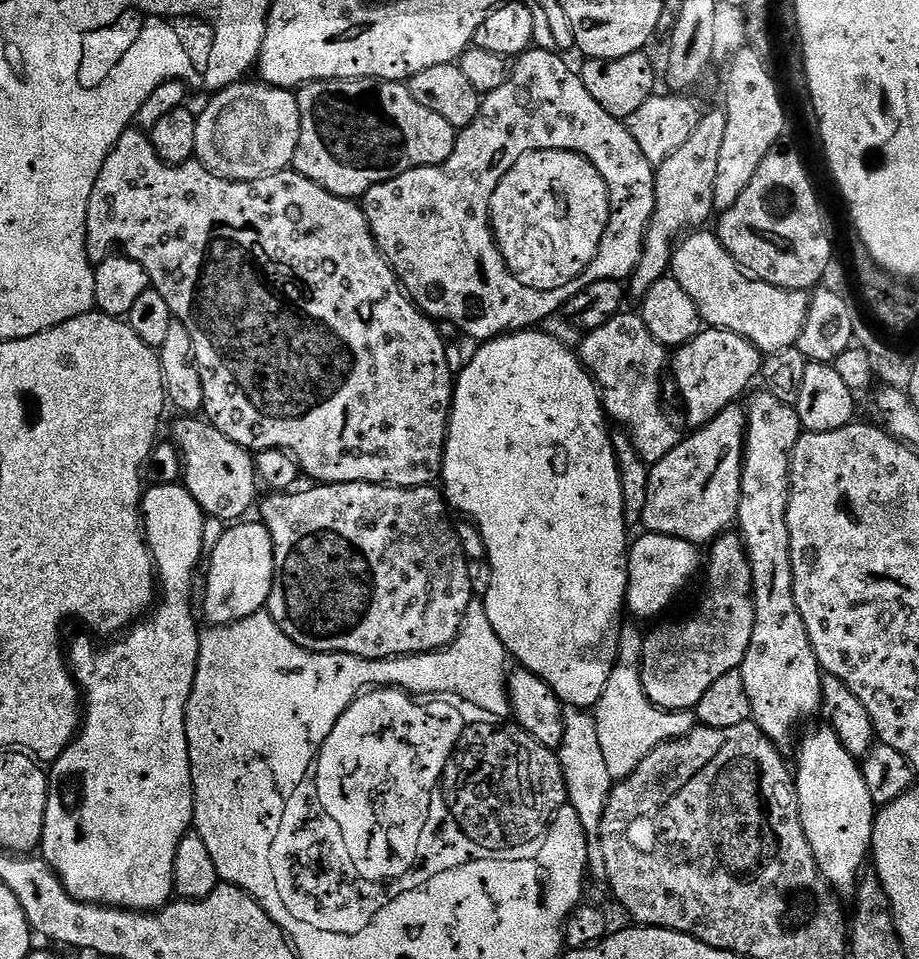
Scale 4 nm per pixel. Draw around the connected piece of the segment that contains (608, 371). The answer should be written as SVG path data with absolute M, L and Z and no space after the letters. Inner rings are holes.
M628 310L591 329L585 336L588 337L578 347L578 355L600 389L600 402L607 419L620 423L617 425L628 433L646 463L650 466L658 463L682 439L682 432L672 425L660 405L660 375L666 372L666 348L644 325L643 315L636 313L635 316Z

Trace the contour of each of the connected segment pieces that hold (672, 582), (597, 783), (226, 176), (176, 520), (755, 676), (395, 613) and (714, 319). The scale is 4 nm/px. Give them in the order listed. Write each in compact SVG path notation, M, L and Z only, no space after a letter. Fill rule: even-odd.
M657 532L643 534L636 541L631 541L626 552L628 566L628 594L626 608L640 620L648 620L659 612L664 612L672 604L672 599L688 584L692 575L697 575L702 564L702 556L697 545L688 540L663 536Z
M565 707L563 742L558 749L560 765L562 766L564 780L567 786L568 801L578 812L578 818L582 824L587 840L588 874L600 882L605 883L608 879L606 874L606 862L602 853L600 838L601 818L605 810L605 802L612 790L613 779L606 767L602 746L598 743L596 719L591 713L587 713L584 724L572 724L572 720L580 720L583 709Z
M241 82L223 88L215 93L204 109L199 109L196 118L194 146L195 159L201 166L224 180L257 180L275 172L285 171L294 158L300 133L300 107L296 101L296 92L287 88L274 88L271 84Z
M183 483L157 484L149 489L149 492L147 489L143 493L140 502L140 515L144 539L148 542L152 563L156 566L158 603L143 619L133 623L123 635L105 643L108 644L105 648L99 648L95 644L97 641L88 635L89 637L78 637L73 642L72 649L70 647L67 649L66 659L70 665L70 671L82 693L82 723L72 744L58 759L51 761L48 772L48 801L46 802L46 818L44 819L44 839L42 841L43 860L55 870L62 886L75 900L81 900L87 904L103 904L109 908L131 908L133 911L159 910L173 899L174 854L178 854L178 842L182 842L182 838L188 835L196 815L196 803L192 797L192 771L190 770L190 754L186 742L184 719L200 657L201 629L196 628L196 616L192 613L192 575L196 572L200 554L204 550L206 517L198 506L198 502L194 502L194 498Z
M756 391L747 397L746 403L748 424L744 430L744 465L735 518L738 528L740 524L738 535L748 551L748 562L752 567L756 613L750 650L746 650L746 658L738 671L742 674L742 682L746 682L751 723L758 725L773 744L785 746L792 740L792 731L807 716L821 711L822 669L810 646L806 622L802 622L802 614L798 614L792 589L788 490L792 451L802 435L800 419L793 405L781 402L769 392Z
M320 484L308 486L305 492L289 490L279 494L268 494L259 505L259 519L268 527L274 548L274 578L267 612L274 622L292 641L311 652L341 652L351 656L361 656L367 660L390 660L394 656L415 656L417 652L436 652L446 648L460 633L466 610L474 598L467 574L469 560L464 556L456 537L453 521L448 521L449 509L436 486L426 488L391 488L385 484Z
M685 235L673 249L671 277L686 291L699 312L701 321L746 338L761 354L791 348L804 325L809 297L796 290L775 288L751 278L738 267L733 256L720 245L715 235Z

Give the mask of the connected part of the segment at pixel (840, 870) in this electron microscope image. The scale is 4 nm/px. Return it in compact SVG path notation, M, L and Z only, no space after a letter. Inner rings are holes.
M821 726L801 742L796 764L794 760L794 779L802 830L820 875L838 891L851 893L862 874L860 866L870 856L878 811L870 790L866 790L861 765L844 749L831 728Z

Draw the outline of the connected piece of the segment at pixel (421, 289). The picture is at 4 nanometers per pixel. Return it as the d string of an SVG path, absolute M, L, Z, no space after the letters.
M535 46L523 52L515 63L511 65L508 80L502 82L502 86L498 86L498 90L487 93L487 95L481 99L480 113L476 115L474 122L470 122L468 128L463 129L463 131L457 135L460 137L457 138L456 145L452 148L452 153L450 153L450 148L447 155L443 157L445 160L437 162L437 164L429 168L415 168L409 172L402 173L400 176L395 176L392 180L387 180L378 186L374 186L362 197L364 217L368 220L372 237L376 240L376 245L380 247L380 253L384 256L385 260L388 261L388 265L391 266L392 271L395 272L401 288L408 293L409 298L414 301L416 307L419 308L425 316L430 316L437 322L443 322L443 320L445 320L446 323L453 324L458 331L465 332L468 336L473 336L476 342L495 340L498 336L543 325L540 323L542 323L547 316L552 316L555 312L559 313L570 298L580 289L577 283L571 282L551 290L537 291L533 295L535 296L535 302L521 302L521 300L518 299L522 294L525 295L525 286L522 282L518 282L516 275L506 266L506 262L500 253L500 247L496 245L496 238L492 235L492 226L488 218L490 198L498 186L498 182L512 169L514 162L518 162L518 158L522 158L531 152L545 152L546 150L576 152L580 156L585 156L598 170L598 174L602 174L608 192L609 219L608 226L602 236L602 242L599 244L599 250L588 266L586 276L590 282L602 280L625 281L630 278L642 256L646 228L648 224L651 223L653 210L656 208L656 168L651 162L646 160L646 156L642 154L641 147L638 146L637 142L634 142L634 138L631 137L630 130L627 129L625 121L620 120L616 116L606 114L606 110L602 110L602 106L598 106L598 102L594 102L594 98L590 98L590 90L586 90L586 86L582 86L582 78L580 77L579 71L571 68L563 58L565 58L563 55L557 54L555 51L548 51Z

